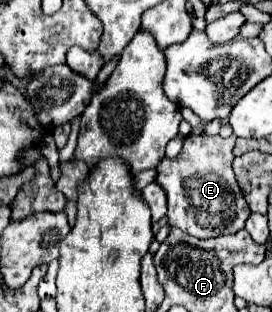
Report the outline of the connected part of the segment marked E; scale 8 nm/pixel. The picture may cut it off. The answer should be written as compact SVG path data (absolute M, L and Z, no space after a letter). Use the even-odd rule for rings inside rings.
M191 134L185 138L183 150L177 158L163 158L163 162L159 162L155 184L159 184L167 194L167 218L171 226L197 238L217 238L245 228L245 220L249 218L251 210L231 170L235 140L235 134L229 138Z

